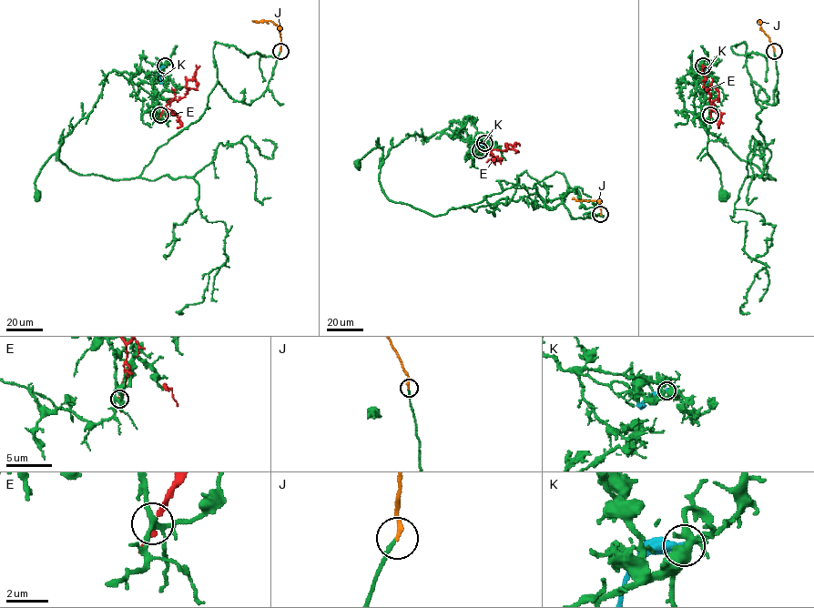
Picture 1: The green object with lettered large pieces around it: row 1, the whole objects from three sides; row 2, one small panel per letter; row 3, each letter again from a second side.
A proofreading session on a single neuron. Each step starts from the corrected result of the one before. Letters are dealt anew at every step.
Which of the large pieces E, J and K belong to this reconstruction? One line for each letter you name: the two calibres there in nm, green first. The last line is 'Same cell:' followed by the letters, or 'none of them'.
J: calibres 160 and 200 nm
Same cell: J

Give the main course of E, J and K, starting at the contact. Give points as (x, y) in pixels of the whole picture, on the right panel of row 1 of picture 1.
E: (710, 115), (710, 95), (703, 86), (706, 77), (702, 65)
J: (774, 51), (758, 21)
K: (703, 65), (707, 82), (704, 84)

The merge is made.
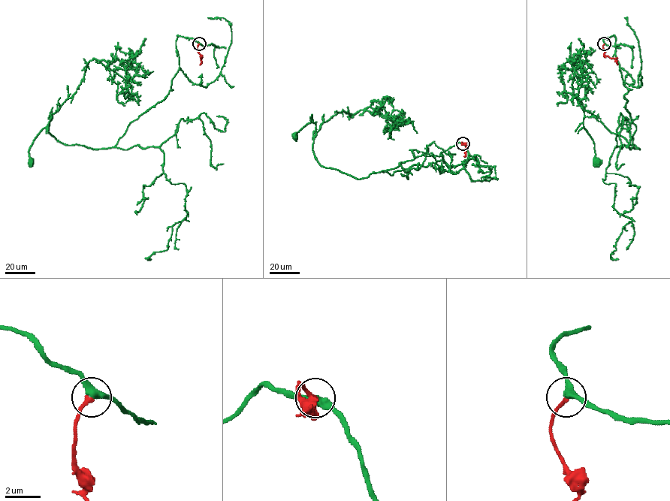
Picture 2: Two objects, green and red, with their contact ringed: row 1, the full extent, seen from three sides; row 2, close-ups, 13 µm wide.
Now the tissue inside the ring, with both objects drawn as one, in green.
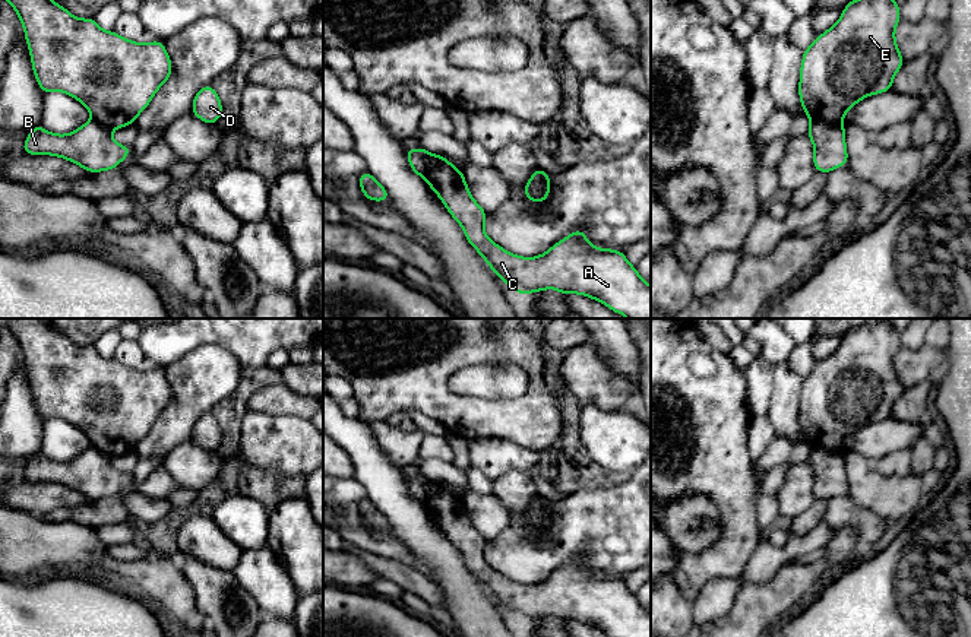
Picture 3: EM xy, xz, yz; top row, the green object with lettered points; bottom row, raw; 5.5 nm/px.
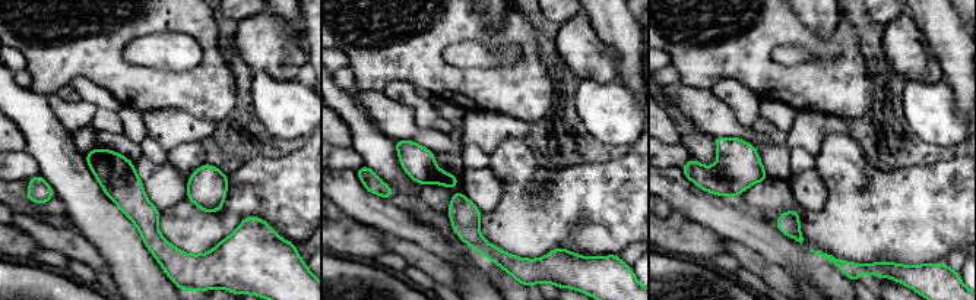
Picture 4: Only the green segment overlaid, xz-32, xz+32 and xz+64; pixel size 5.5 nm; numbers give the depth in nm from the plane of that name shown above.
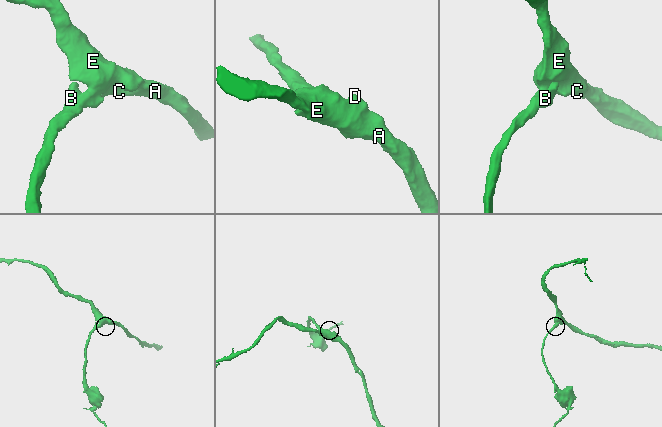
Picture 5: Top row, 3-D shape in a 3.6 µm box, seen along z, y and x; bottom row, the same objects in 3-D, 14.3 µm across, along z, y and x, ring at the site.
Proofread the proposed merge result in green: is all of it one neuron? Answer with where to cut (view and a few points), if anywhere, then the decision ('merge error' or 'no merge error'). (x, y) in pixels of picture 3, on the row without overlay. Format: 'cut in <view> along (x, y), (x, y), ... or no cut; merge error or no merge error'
cut in yz along (812, 447), (841, 452); merge error

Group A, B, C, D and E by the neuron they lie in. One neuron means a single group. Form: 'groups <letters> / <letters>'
groups A C D E / B

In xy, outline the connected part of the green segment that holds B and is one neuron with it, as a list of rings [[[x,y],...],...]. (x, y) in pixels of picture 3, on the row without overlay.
[[[92,446],[69,462],[54,462],[38,451],[28,460],[22,479],[60,484],[89,500],[101,500],[118,494],[132,475],[116,470],[111,457]]]

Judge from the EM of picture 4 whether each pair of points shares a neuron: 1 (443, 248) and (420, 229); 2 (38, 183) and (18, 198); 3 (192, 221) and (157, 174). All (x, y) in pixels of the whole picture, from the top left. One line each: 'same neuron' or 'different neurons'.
1: same neuron
2: same neuron
3: different neurons

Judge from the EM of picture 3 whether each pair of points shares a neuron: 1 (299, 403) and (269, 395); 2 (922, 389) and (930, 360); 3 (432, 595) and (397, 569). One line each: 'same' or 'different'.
1: same
2: different
3: same

